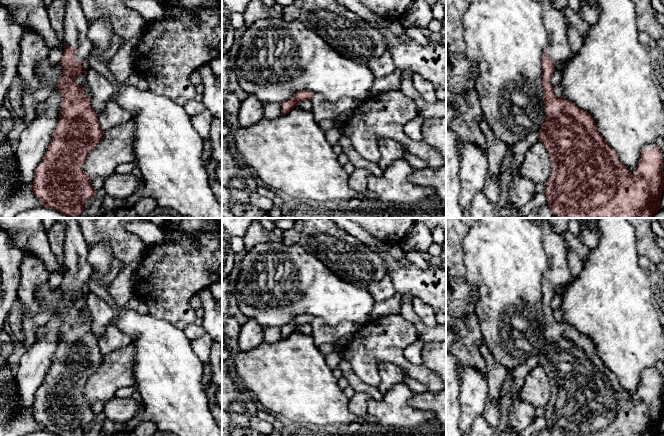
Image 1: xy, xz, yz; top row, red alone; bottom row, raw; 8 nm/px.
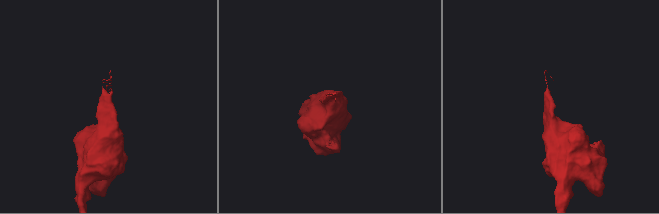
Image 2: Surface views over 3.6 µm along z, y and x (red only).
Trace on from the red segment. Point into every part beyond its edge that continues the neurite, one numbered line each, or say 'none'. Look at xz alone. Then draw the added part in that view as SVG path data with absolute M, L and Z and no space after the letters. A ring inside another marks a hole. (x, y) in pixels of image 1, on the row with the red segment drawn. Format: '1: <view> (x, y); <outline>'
none

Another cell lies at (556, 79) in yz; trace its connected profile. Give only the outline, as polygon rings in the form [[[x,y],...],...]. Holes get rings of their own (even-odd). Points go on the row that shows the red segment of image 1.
[[[567,61],[554,64],[555,70],[550,80],[553,86],[561,85],[563,71],[566,65],[567,65]]]

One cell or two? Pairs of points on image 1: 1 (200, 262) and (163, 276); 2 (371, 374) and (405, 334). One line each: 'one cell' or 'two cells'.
1: one cell
2: one cell

